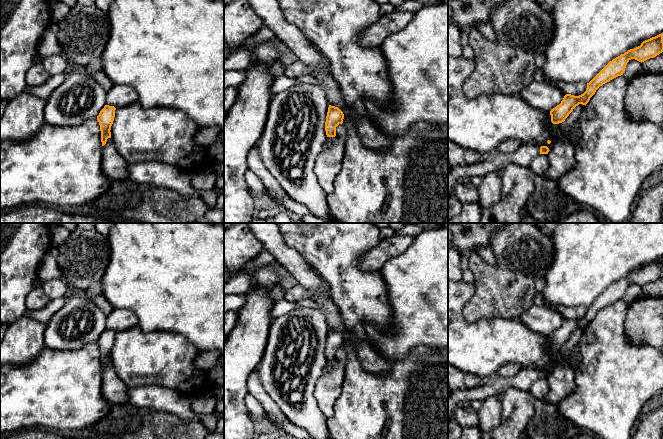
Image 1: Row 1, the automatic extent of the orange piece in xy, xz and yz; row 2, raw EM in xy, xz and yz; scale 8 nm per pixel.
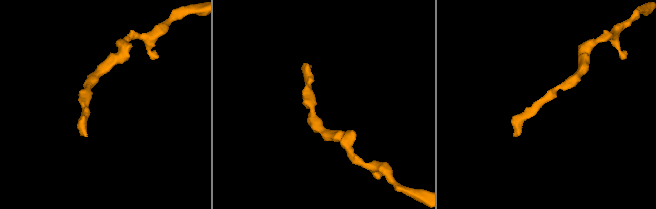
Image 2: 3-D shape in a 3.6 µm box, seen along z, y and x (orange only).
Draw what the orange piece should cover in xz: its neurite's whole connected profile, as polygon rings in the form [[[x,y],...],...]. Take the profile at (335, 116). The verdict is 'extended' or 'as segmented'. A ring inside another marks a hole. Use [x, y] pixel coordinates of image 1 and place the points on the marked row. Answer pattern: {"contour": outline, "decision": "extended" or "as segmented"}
{"contour": [[[329,105],[325,122],[325,131],[327,137],[336,136],[336,127],[343,123],[344,114],[335,106]]], "decision": "as segmented"}

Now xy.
{"contour": [[[105,105],[97,116],[100,125],[102,146],[106,144],[108,138],[111,138],[110,130],[114,121],[115,110],[114,106]]], "decision": "as segmented"}

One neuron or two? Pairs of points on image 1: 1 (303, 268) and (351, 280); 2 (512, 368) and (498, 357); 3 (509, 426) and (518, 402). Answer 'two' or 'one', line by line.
1: two
2: two
3: one

